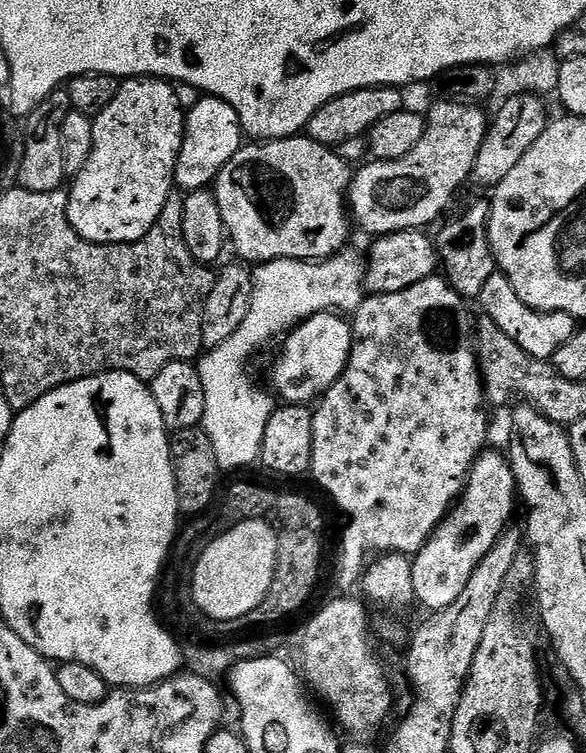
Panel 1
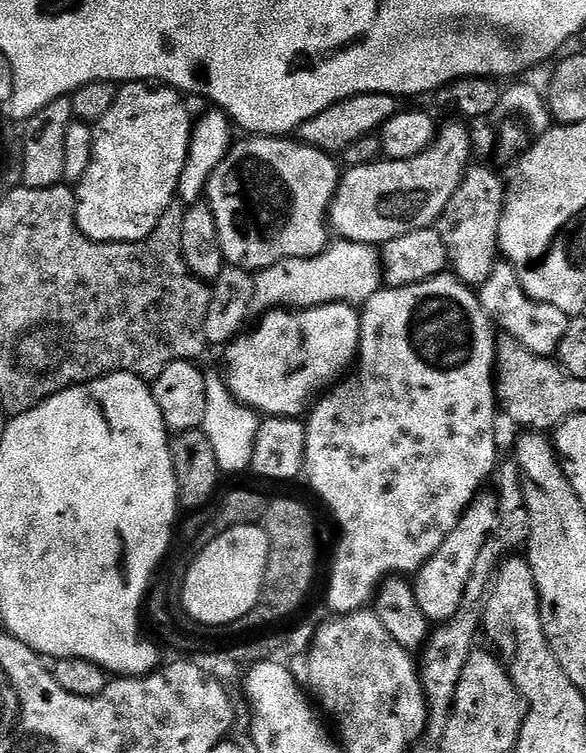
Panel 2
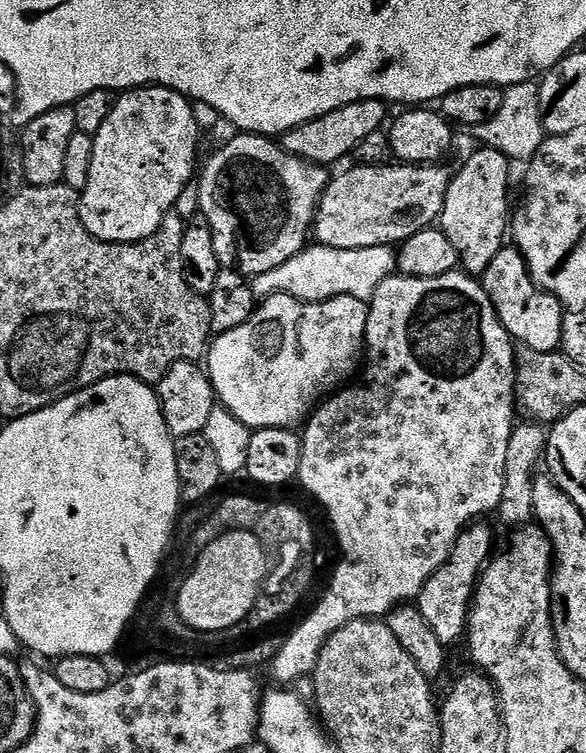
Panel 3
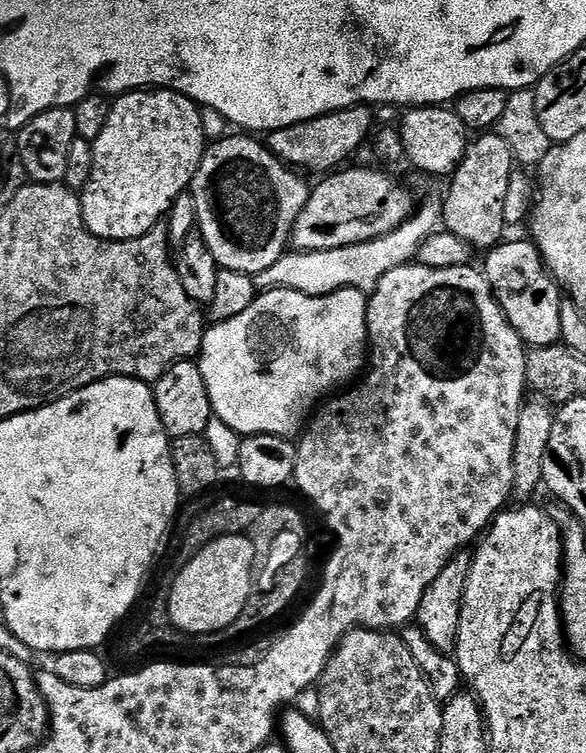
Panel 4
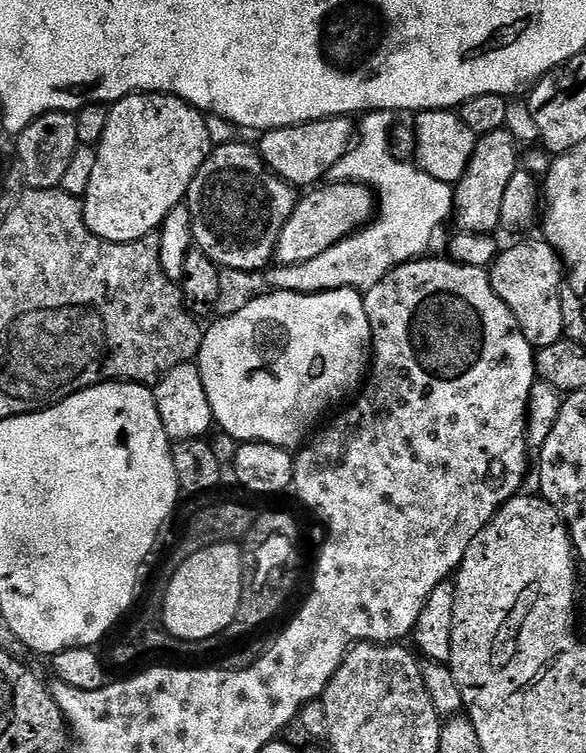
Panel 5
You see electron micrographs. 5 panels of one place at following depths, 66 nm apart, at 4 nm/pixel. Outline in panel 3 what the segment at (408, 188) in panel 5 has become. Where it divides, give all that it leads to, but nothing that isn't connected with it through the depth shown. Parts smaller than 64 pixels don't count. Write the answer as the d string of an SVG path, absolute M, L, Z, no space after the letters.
M308 246L290 258L290 262L282 262L282 266L255 277L251 285L257 298L282 295L315 302L335 296L349 296L368 302L376 295L380 283L393 275L395 265L396 257L391 247L338 250Z

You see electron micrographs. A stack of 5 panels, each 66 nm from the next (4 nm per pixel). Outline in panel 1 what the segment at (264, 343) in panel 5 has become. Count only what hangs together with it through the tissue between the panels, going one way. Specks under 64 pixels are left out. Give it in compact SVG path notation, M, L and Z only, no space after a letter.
M323 312L311 316L301 327L293 328L283 337L284 349L272 368L271 391L277 397L280 395L284 404L308 406L319 401L346 370L353 343L351 323L343 315Z

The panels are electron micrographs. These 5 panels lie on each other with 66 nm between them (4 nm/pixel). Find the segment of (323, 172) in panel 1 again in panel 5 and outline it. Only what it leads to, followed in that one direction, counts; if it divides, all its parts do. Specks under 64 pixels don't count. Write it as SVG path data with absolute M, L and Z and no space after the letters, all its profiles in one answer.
M248 144L213 147L198 174L194 174L186 197L195 247L220 268L259 273L269 267L276 252L278 234L297 199L292 185L264 165L253 145L252 148Z

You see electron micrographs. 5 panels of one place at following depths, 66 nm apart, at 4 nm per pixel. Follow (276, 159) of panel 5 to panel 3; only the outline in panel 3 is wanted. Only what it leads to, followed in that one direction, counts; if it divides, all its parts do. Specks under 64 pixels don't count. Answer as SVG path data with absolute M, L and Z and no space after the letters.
M382 100L350 102L330 114L299 124L294 130L285 132L279 137L278 143L290 154L308 160L311 164L333 166L332 164L338 163L343 156L351 157L356 151L358 142L363 142L370 134L381 131L389 119L388 111L389 105Z

